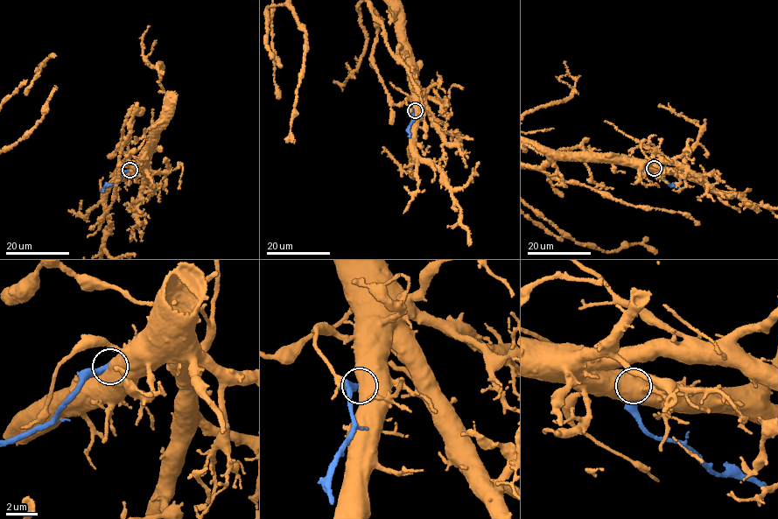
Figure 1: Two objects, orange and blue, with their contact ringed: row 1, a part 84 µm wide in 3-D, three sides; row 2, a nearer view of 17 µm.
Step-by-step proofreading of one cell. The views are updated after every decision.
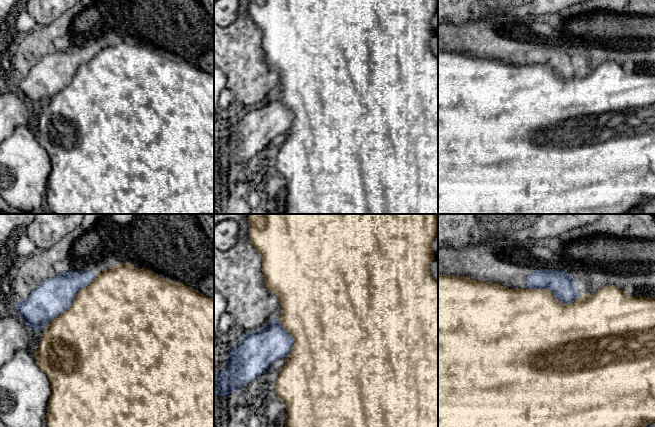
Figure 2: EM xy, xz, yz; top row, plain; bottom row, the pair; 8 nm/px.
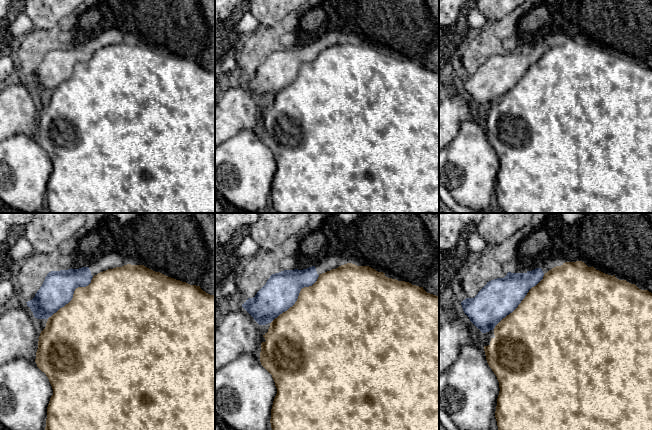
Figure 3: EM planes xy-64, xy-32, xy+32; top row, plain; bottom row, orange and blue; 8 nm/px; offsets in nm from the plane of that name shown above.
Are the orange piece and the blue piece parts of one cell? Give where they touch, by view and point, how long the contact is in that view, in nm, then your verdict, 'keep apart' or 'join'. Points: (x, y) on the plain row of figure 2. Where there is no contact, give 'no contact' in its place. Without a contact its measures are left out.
contact xy (73, 78); length 600 nm; keep apart

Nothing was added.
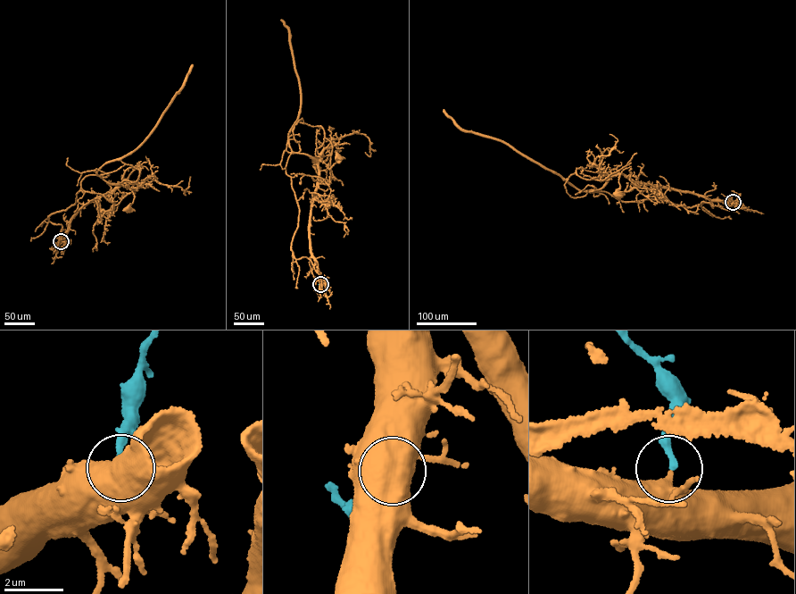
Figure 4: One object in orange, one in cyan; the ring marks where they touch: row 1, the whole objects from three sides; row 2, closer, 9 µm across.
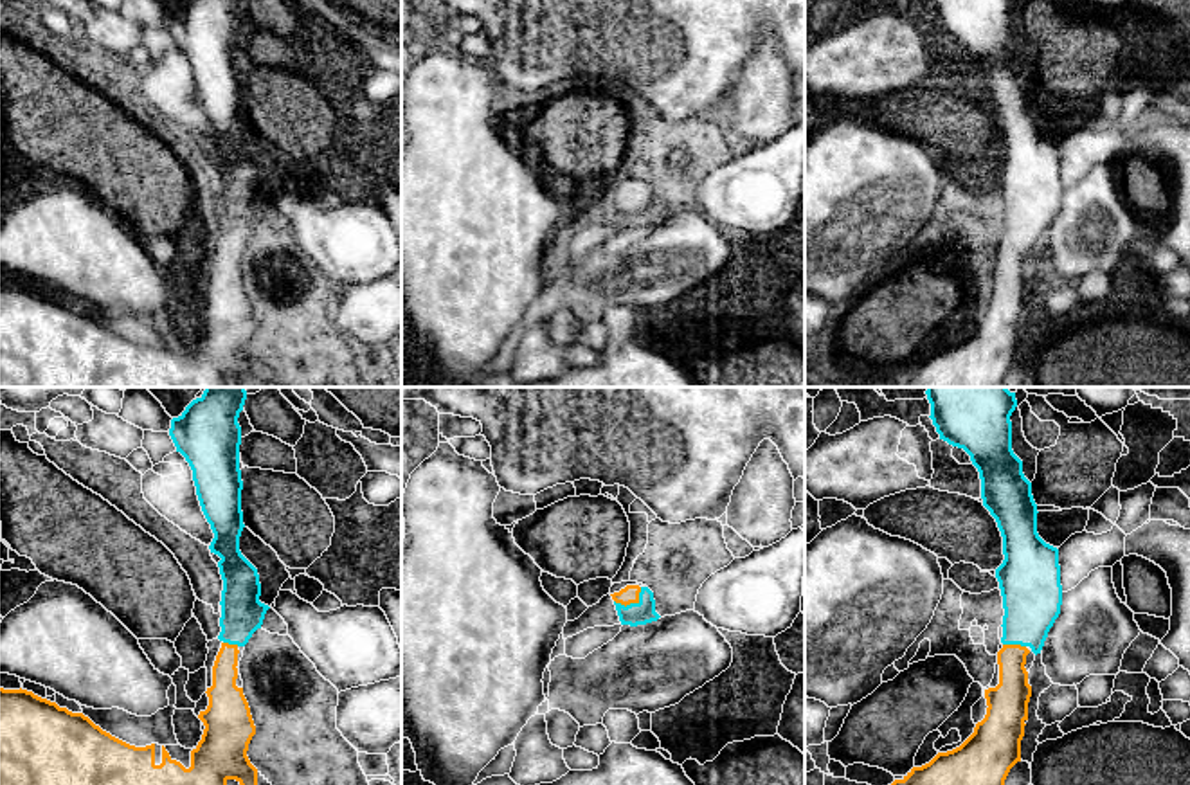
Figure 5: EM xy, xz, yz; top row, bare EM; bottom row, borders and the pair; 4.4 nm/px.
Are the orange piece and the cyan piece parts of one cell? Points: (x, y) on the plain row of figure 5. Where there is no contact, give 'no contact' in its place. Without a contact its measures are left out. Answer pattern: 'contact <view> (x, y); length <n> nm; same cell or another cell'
contact xz (632, 198); length 140 nm; same cell

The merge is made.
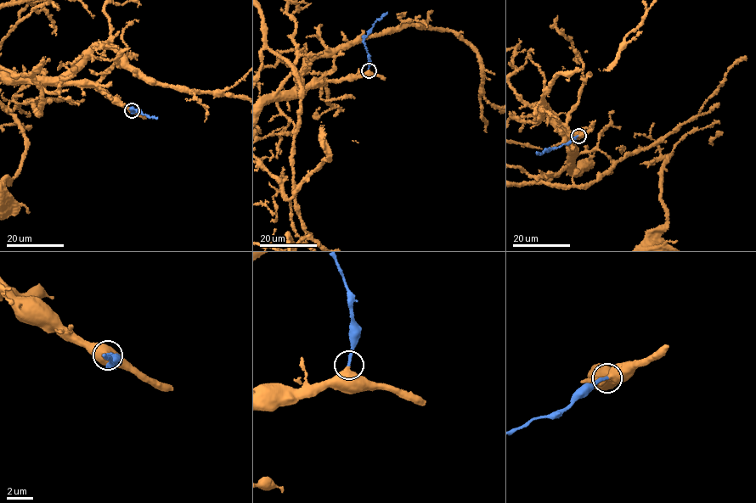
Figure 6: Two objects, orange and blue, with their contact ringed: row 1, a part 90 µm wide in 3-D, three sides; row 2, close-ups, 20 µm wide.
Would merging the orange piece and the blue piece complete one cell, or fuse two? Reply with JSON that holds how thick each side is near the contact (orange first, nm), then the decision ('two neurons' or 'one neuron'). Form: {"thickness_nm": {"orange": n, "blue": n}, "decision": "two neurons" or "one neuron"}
{"thickness_nm": {"orange": 600, "blue": 240}, "decision": "one neuron"}

